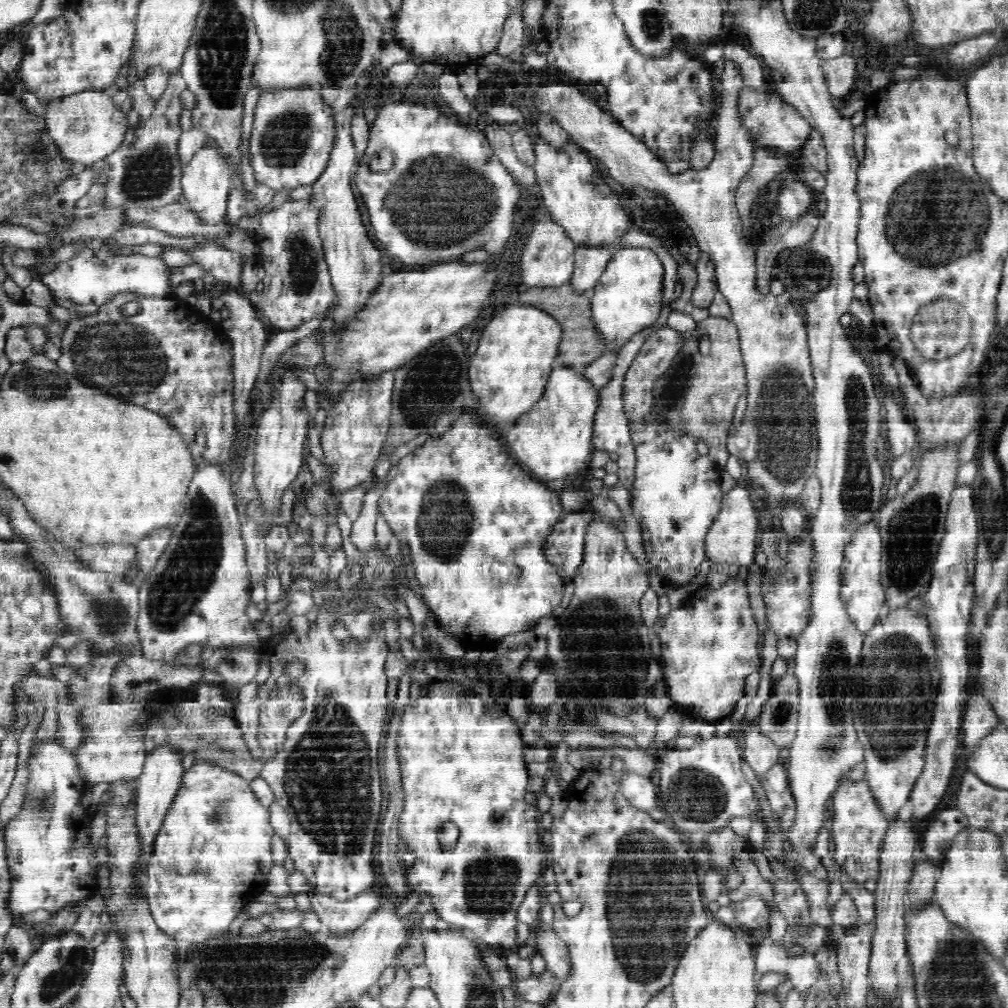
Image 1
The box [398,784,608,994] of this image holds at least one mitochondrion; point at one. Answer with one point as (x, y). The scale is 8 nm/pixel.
(489, 889)

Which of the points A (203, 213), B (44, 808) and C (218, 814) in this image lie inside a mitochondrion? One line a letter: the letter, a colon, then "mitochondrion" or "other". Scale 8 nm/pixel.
A: other
B: mitochondrion
C: mitochondrion

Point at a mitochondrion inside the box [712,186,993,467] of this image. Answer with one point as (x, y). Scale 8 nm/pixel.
(930, 308)

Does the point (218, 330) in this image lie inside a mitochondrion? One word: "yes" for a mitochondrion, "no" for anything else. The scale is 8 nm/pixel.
no

